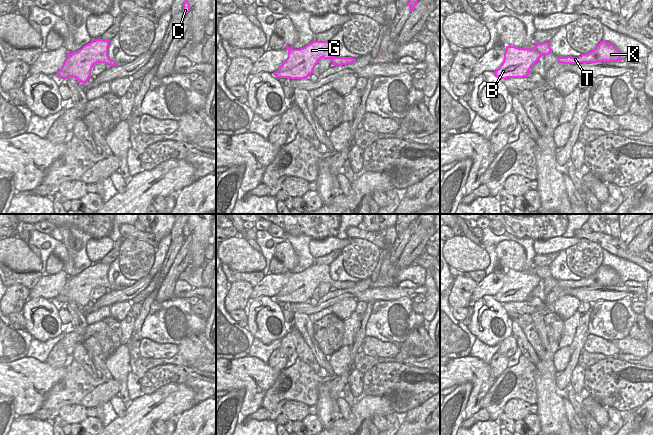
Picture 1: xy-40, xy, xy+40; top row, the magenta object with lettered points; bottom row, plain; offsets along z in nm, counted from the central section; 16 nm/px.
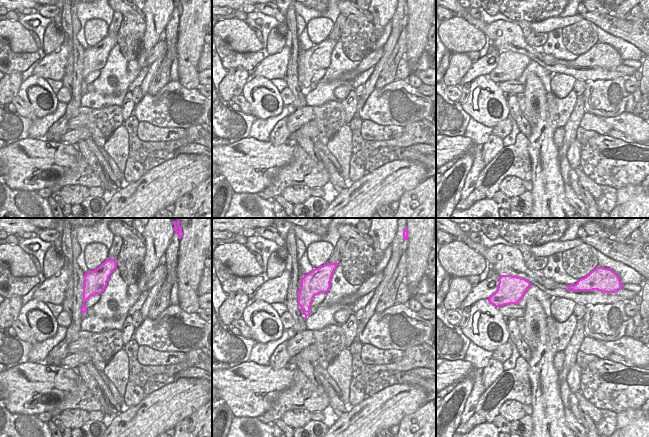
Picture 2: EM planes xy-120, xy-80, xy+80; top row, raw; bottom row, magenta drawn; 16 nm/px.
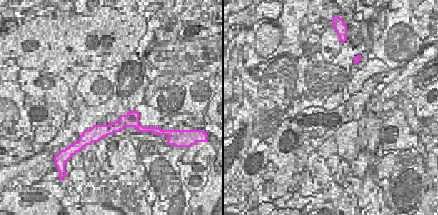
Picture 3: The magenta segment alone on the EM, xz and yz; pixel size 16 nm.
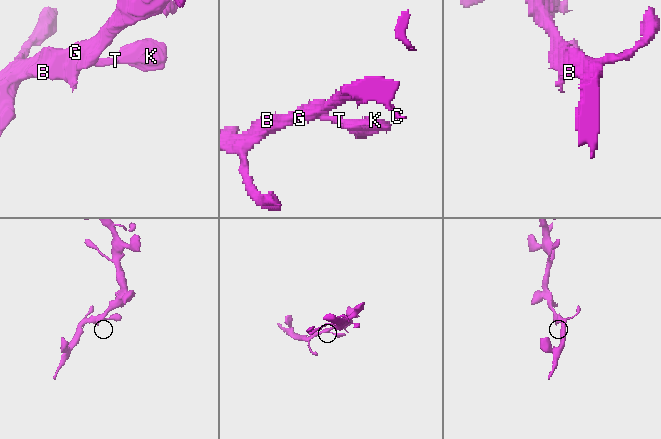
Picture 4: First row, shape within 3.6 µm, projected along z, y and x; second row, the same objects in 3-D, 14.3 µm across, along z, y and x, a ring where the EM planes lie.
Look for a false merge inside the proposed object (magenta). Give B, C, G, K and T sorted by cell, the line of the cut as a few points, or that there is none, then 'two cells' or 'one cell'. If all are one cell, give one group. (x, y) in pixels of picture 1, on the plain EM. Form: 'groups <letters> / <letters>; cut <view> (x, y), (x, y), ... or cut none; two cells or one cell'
groups B C G K T; cut none; one cell

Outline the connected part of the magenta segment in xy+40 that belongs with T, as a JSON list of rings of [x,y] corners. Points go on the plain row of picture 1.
[[[600,265],[596,272],[579,281],[557,281],[557,286],[563,288],[617,286],[622,285],[619,273],[612,267]]]

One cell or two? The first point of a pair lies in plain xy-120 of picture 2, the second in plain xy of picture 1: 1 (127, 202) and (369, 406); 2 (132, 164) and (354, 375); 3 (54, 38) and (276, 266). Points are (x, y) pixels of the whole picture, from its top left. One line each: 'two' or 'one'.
1: one
2: one
3: one

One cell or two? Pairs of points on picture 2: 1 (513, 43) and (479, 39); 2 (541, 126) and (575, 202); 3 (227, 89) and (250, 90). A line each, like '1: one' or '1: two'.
1: two
2: two
3: two

